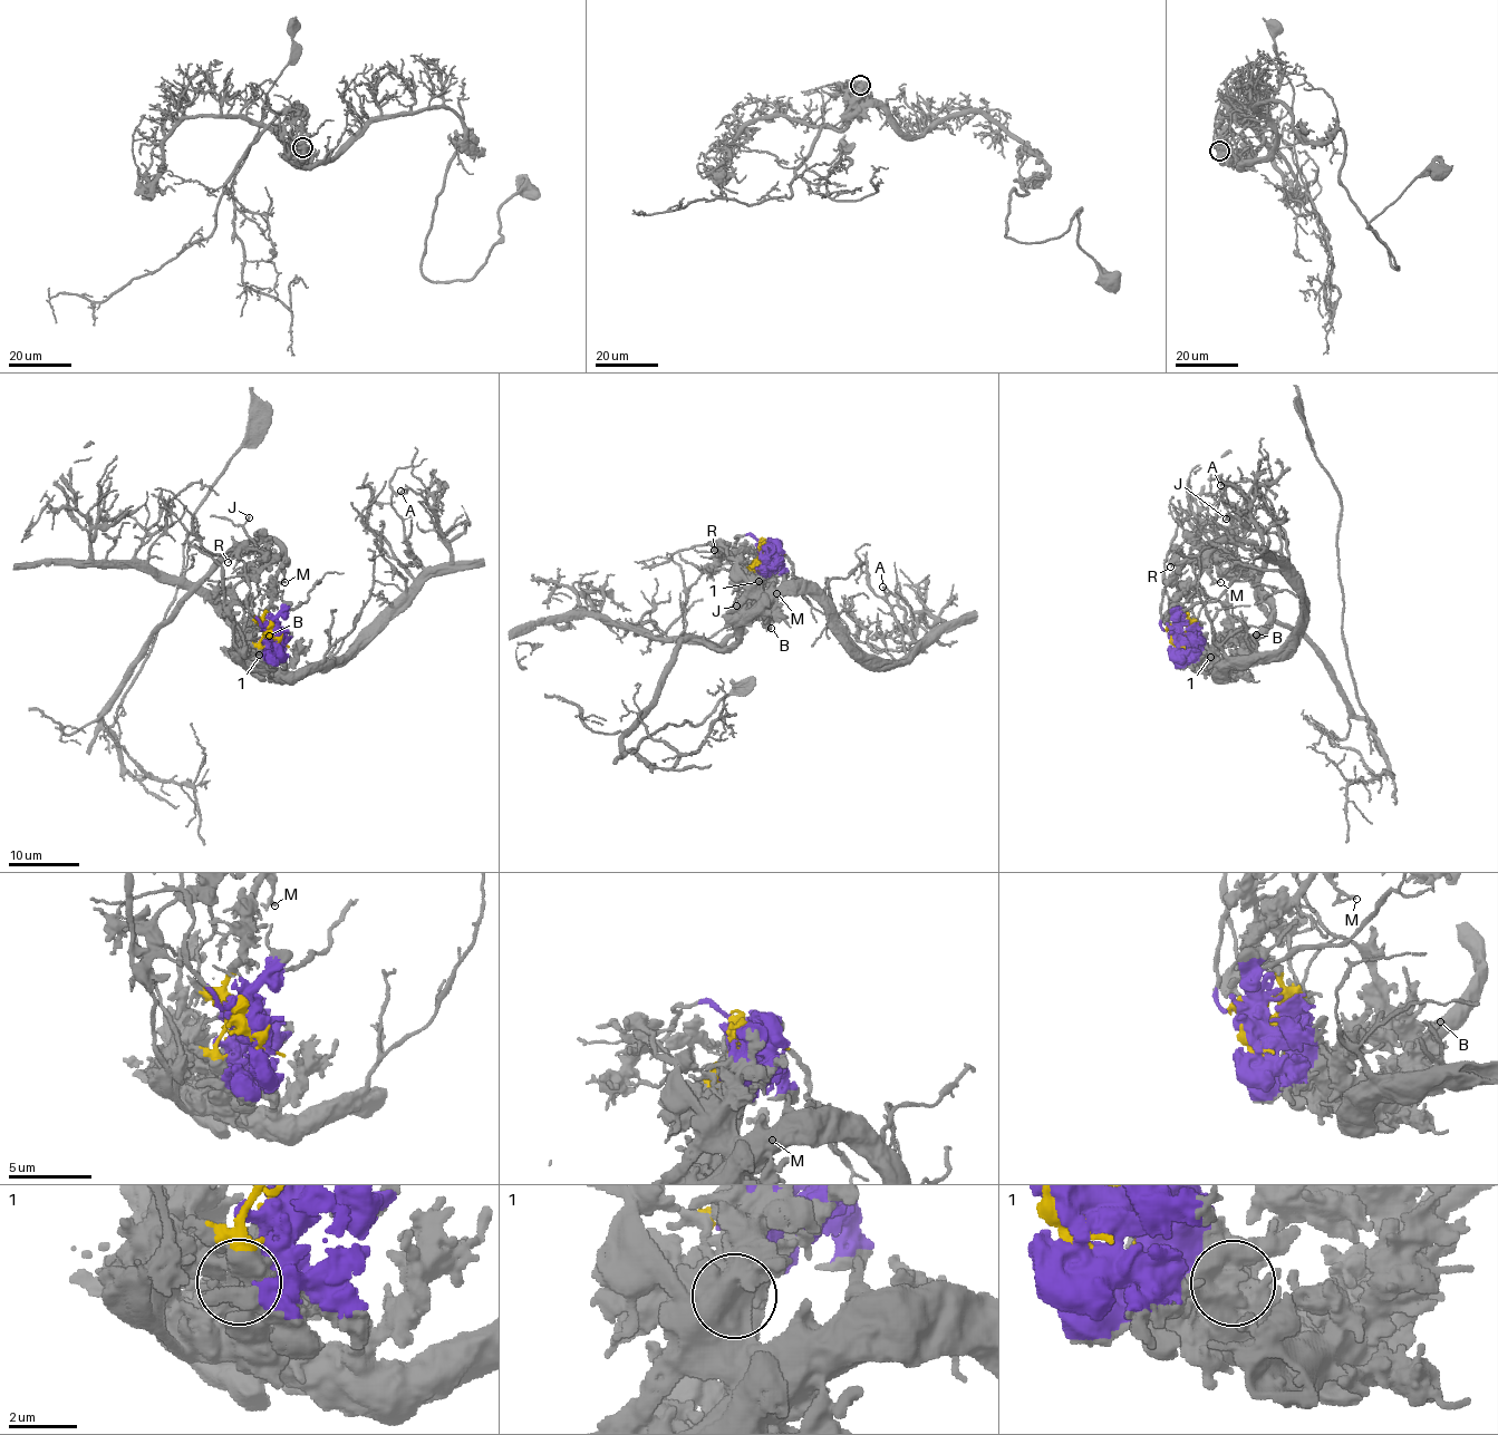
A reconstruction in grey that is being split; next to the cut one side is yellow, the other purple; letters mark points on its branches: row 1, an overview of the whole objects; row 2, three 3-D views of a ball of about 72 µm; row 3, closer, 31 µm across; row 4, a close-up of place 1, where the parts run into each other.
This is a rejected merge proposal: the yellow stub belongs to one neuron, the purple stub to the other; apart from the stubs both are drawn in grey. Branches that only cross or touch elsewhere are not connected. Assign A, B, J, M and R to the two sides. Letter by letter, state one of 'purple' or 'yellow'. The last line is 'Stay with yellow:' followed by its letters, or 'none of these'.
A: purple
B: purple
J: purple
M: yellow
R: yellow
Stay with yellow: M, R

